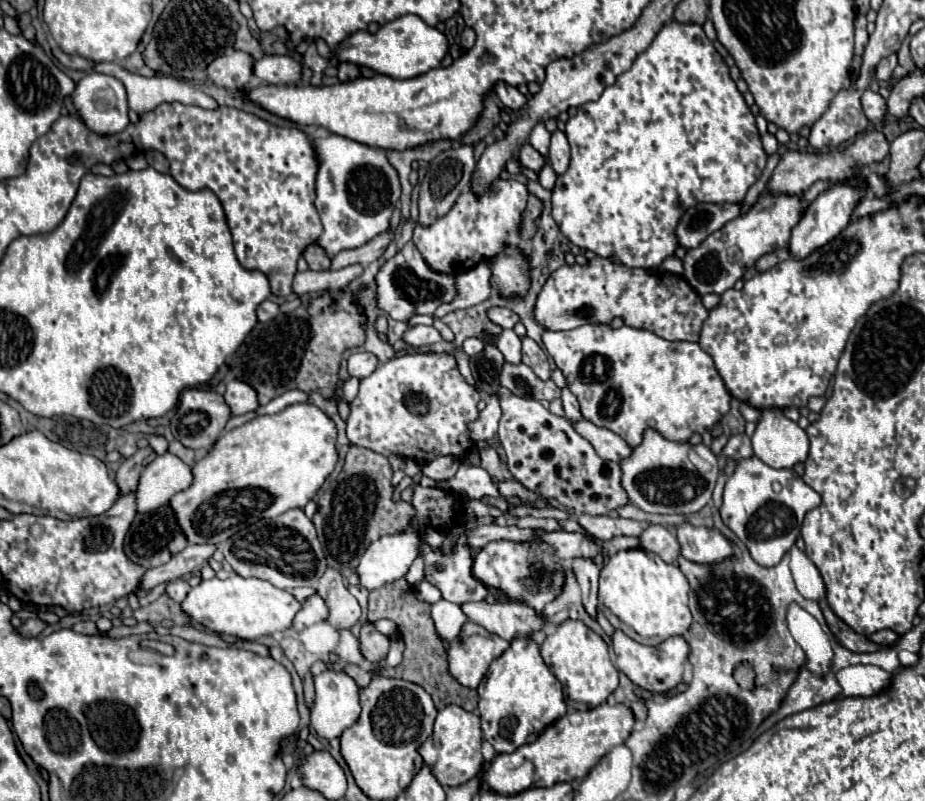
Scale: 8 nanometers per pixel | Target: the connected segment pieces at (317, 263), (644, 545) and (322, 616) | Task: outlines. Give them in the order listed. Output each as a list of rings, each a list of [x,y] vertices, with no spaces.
[[[315,243],[311,247],[307,247],[307,251],[303,253],[305,261],[309,263],[309,269],[313,271],[327,271],[329,269],[329,259],[325,255],[325,251]]]
[[[649,525],[639,535],[639,545],[645,551],[657,553],[665,563],[673,563],[679,557],[679,543],[675,533],[663,525]]]
[[[313,593],[311,597],[307,597],[307,599],[303,601],[299,613],[297,613],[295,619],[293,619],[291,629],[293,629],[293,631],[301,631],[301,629],[305,629],[305,627],[309,627],[309,625],[315,625],[315,623],[325,621],[327,617],[329,617],[329,609],[327,609],[325,601],[321,599],[319,593]]]

